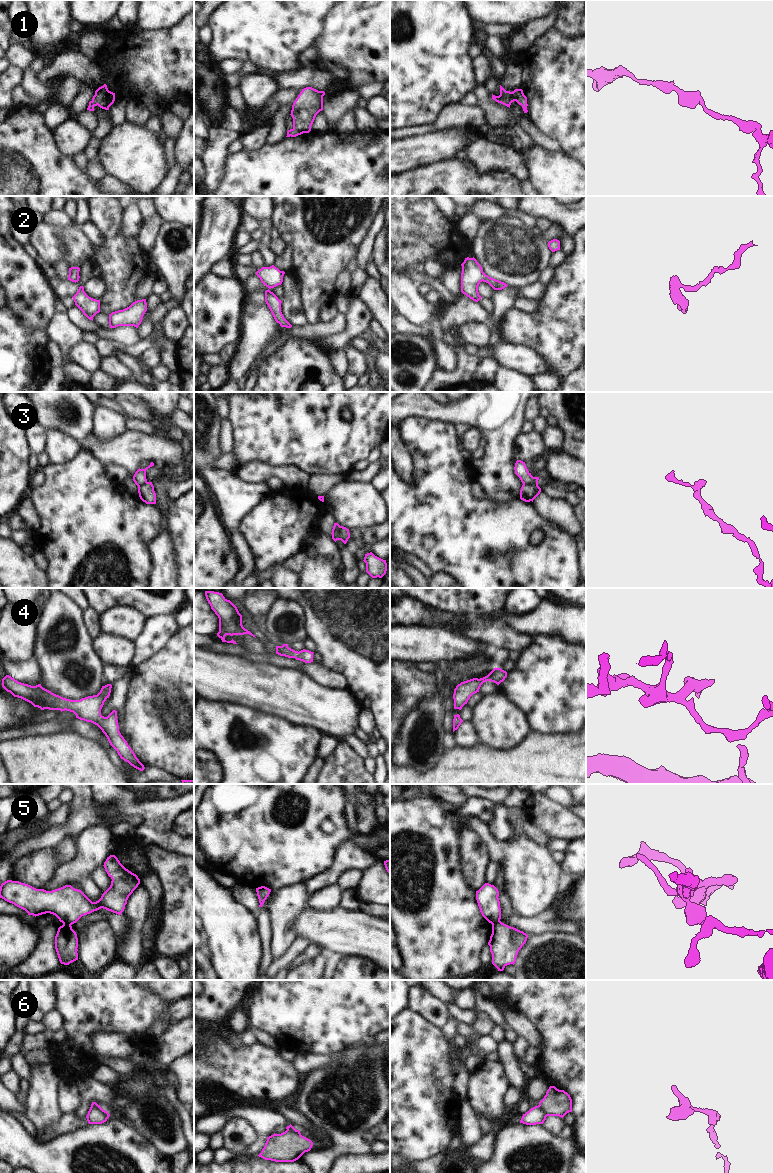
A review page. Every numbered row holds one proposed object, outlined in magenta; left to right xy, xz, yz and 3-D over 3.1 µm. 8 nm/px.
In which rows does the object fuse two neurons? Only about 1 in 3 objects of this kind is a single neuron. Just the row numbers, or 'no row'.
3, 5, 6

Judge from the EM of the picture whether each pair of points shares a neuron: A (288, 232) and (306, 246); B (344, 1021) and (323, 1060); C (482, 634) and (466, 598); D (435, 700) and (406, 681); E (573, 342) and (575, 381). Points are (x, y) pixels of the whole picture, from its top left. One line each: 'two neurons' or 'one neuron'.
A: one neuron
B: two neurons
C: two neurons
D: two neurons
E: two neurons

